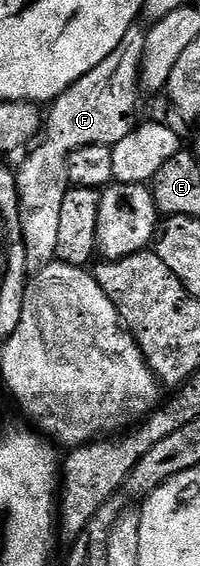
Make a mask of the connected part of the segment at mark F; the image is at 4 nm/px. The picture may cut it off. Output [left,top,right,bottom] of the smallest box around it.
[17,27,146,271]

